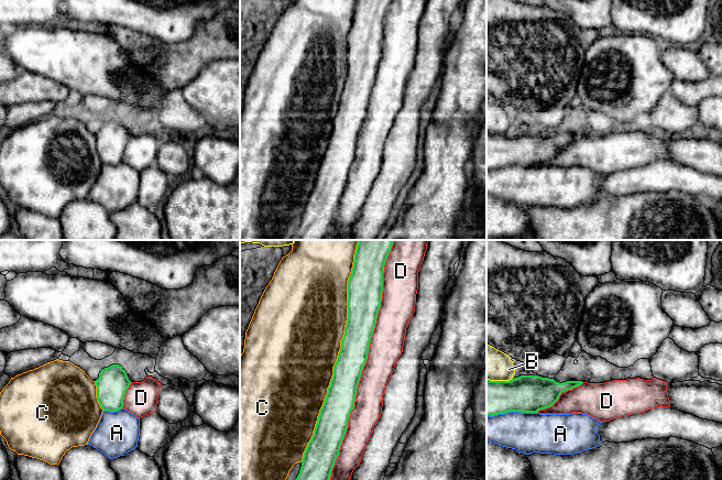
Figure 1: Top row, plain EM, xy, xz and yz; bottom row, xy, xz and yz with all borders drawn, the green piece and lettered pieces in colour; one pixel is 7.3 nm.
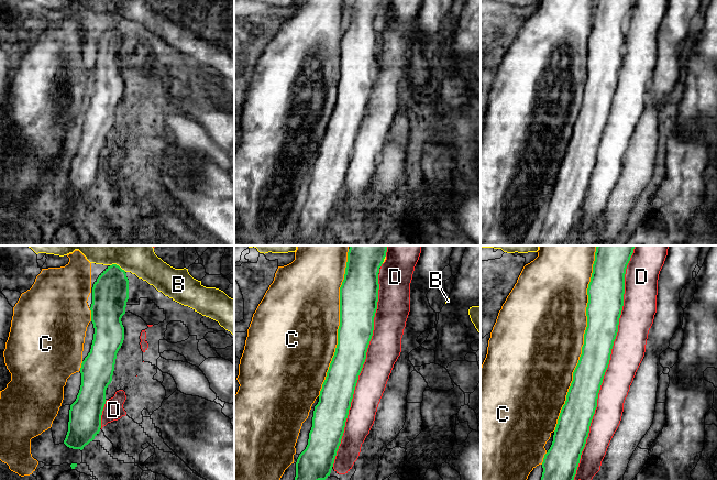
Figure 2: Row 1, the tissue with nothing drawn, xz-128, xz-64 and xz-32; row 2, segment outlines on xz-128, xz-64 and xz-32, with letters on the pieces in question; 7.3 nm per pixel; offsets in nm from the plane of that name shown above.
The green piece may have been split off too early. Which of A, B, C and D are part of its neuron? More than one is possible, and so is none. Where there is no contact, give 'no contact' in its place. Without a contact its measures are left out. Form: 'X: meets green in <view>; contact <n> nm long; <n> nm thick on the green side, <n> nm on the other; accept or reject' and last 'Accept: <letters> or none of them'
A: meets green in yz; contact 360 nm long; 280 nm thick on the green side, 300 nm on the other; reject
B: meets green in yz; contact 190 nm long; 280 nm thick on the green side, 240 nm on the other; reject
C: meets green in xz; contact 1650 nm long; 200 nm thick on the green side, 500 nm on the other; reject
D: meets green in xz; contact 1800 nm long; 200 nm thick on the green side, 240 nm on the other; accept
Accept: D

